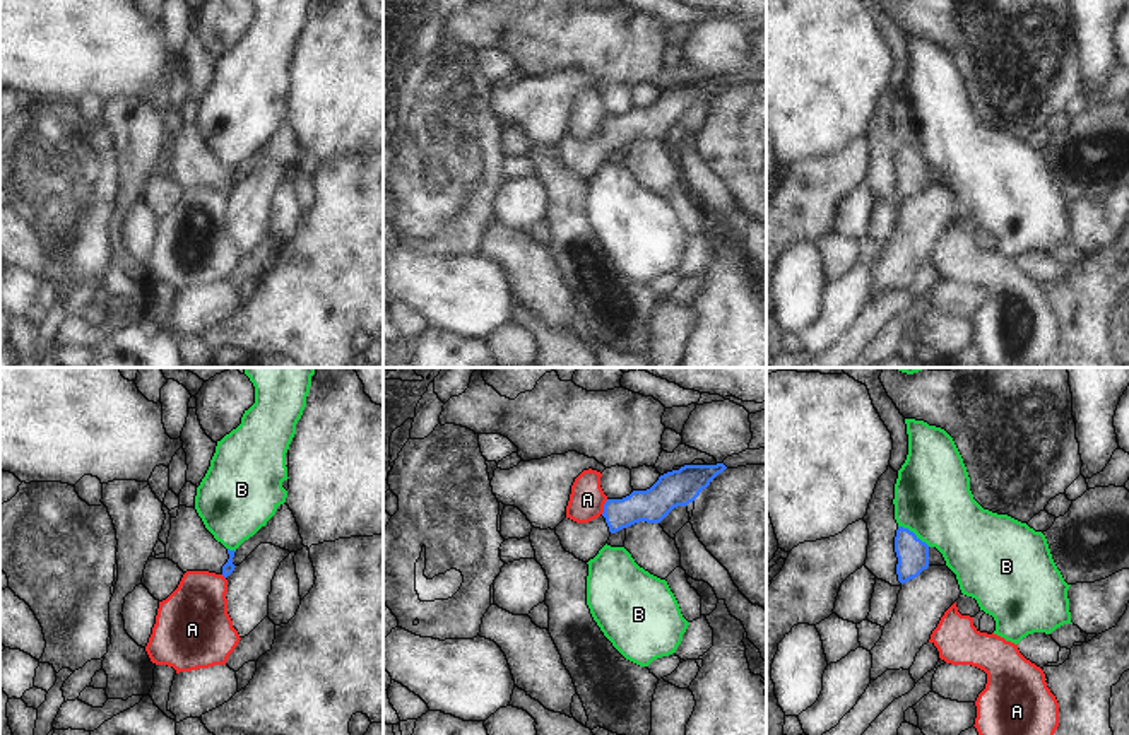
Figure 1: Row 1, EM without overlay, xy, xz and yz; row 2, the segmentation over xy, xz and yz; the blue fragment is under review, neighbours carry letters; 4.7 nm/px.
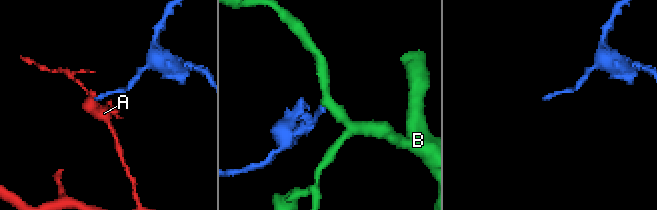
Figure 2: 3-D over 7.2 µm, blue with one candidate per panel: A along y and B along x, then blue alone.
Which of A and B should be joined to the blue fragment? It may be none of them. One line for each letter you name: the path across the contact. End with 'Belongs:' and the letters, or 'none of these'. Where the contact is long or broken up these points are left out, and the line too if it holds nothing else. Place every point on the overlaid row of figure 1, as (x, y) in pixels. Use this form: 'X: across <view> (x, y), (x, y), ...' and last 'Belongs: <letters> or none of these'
Belongs: none of these

